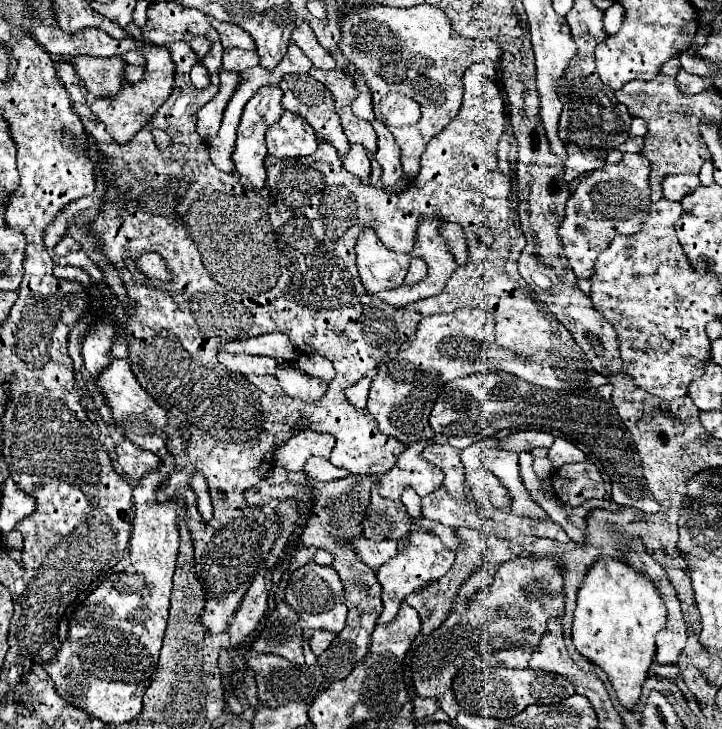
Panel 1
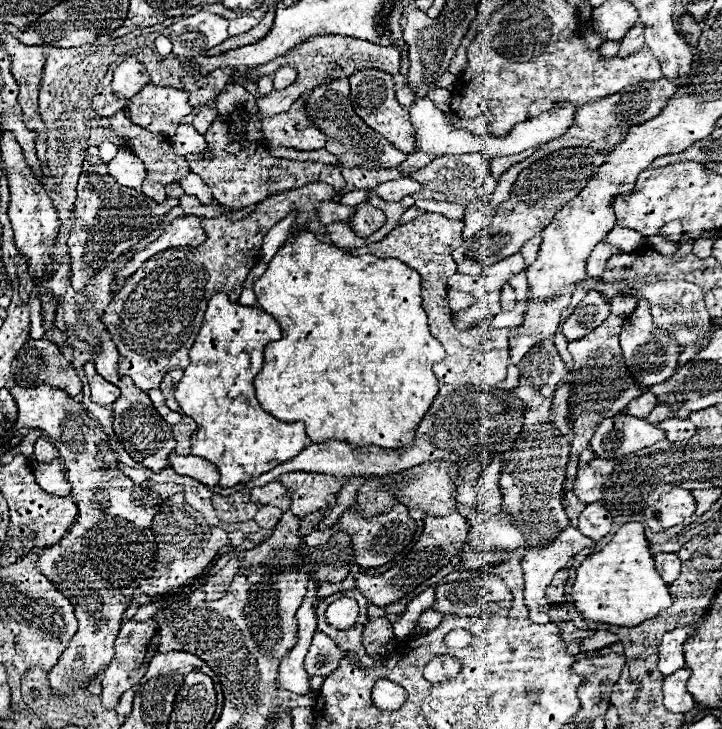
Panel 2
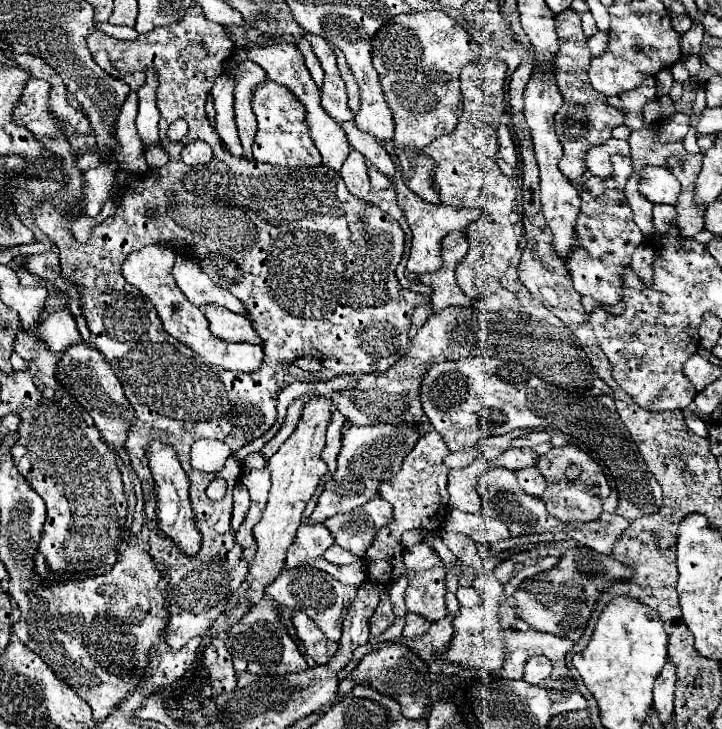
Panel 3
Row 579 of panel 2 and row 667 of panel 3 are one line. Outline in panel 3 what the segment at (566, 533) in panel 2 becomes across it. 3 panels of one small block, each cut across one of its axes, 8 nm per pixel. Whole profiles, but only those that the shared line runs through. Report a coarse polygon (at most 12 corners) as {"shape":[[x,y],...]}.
{"shape":[[544,656],[526,662],[524,680],[538,684],[548,678],[552,662]]}

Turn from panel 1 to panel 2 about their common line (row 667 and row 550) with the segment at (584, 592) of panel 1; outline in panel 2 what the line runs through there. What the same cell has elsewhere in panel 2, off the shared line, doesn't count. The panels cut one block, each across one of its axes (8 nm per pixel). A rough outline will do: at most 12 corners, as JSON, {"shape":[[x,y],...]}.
{"shape":[[644,526],[576,570],[586,620],[628,628],[672,606]]}

